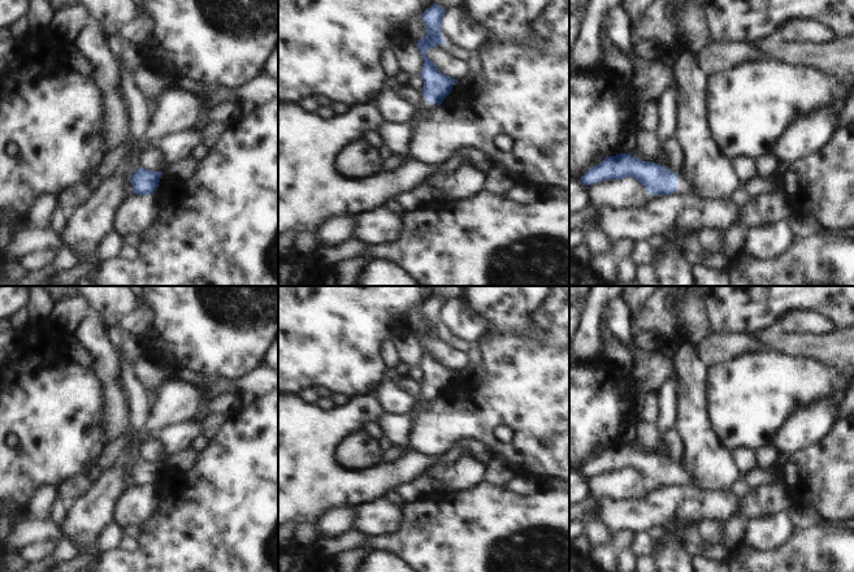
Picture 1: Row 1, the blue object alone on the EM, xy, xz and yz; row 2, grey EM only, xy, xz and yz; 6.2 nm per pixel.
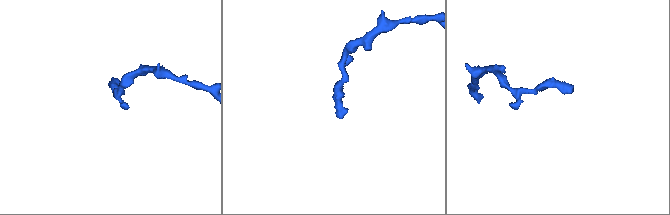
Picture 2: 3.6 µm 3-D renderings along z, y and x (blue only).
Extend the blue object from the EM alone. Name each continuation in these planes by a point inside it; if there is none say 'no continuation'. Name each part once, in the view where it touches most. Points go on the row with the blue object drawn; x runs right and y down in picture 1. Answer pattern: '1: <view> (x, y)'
1: yz (684, 186)

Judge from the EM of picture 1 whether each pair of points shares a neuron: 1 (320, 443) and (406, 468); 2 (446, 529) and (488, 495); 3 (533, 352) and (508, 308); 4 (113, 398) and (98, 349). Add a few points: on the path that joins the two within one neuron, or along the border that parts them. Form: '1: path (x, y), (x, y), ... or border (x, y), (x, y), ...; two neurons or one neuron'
1: path (333, 467), (346, 480), (382, 479); one neuron
2: path (456, 523), (477, 506); one neuron
3: border (494, 334), (541, 337), (547, 342), (551, 339); two neurons
4: path (113, 386), (107, 360); one neuron

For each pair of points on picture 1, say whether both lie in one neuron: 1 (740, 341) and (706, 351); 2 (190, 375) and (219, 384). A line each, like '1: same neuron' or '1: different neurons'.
1: same neuron
2: same neuron

